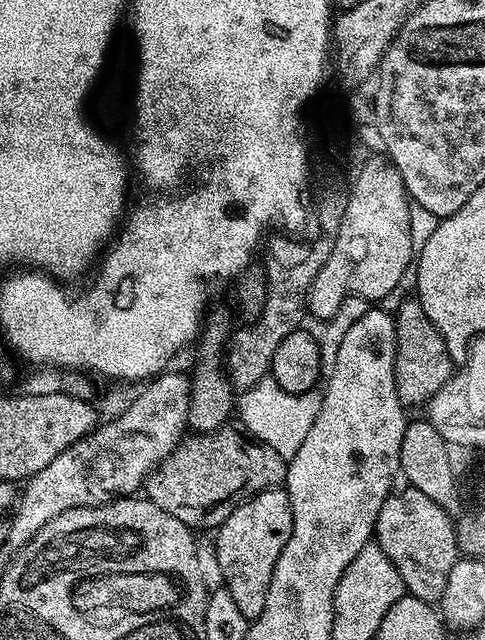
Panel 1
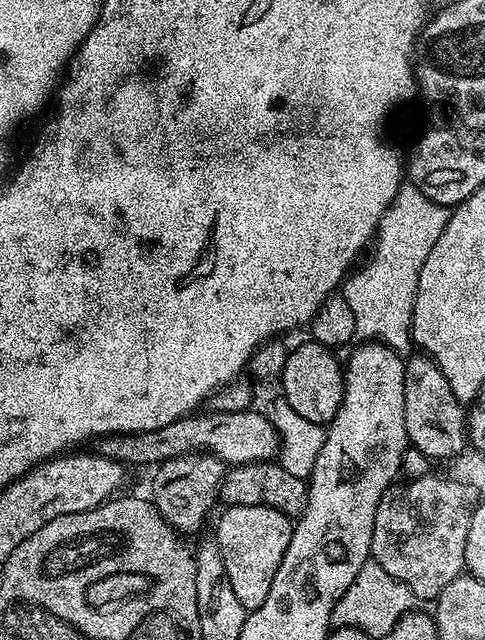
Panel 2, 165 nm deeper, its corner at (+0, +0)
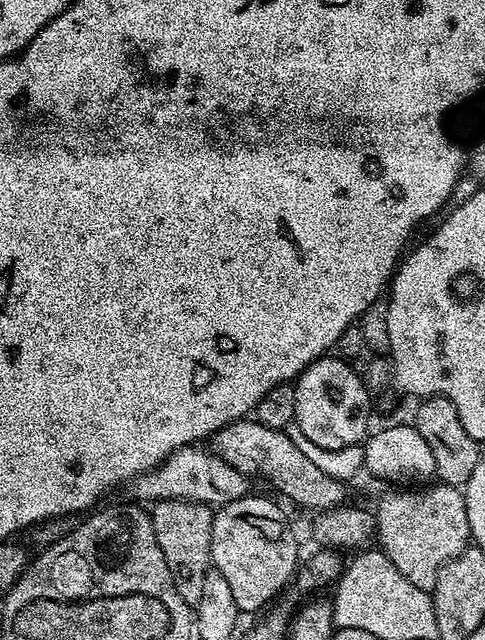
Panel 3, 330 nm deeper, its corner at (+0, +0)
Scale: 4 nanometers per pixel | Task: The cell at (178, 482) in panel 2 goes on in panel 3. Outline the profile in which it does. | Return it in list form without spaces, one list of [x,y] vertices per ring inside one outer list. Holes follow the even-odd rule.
[[[157,500],[151,505],[150,515],[158,550],[162,550],[162,558],[170,566],[170,578],[174,578],[174,590],[178,590],[182,602],[195,606],[202,598],[202,585],[212,562],[213,509],[193,500]]]

